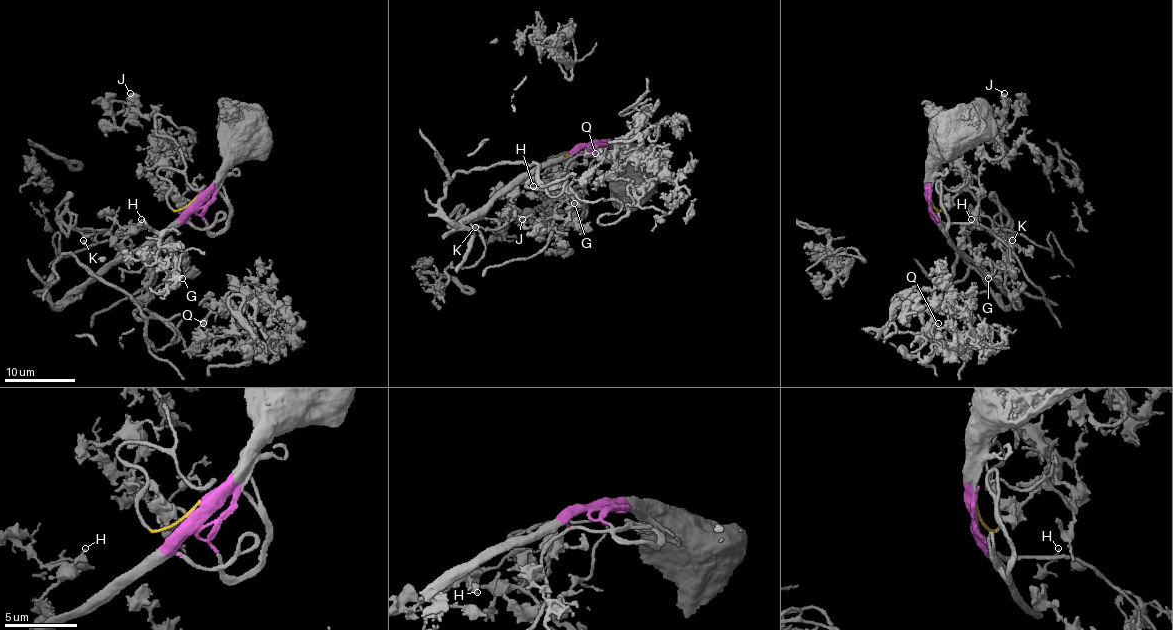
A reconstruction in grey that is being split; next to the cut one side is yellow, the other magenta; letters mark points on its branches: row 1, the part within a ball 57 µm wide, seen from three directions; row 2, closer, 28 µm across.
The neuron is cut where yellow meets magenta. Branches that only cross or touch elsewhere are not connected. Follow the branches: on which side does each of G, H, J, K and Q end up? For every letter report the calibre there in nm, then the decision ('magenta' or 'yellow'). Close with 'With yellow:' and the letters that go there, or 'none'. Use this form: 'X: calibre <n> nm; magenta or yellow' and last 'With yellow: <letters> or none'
G: calibre 140 nm; magenta
H: calibre 320 nm; magenta
J: calibre 650 nm; yellow
K: calibre 90 nm; magenta
Q: calibre 140 nm; magenta
With yellow: J

